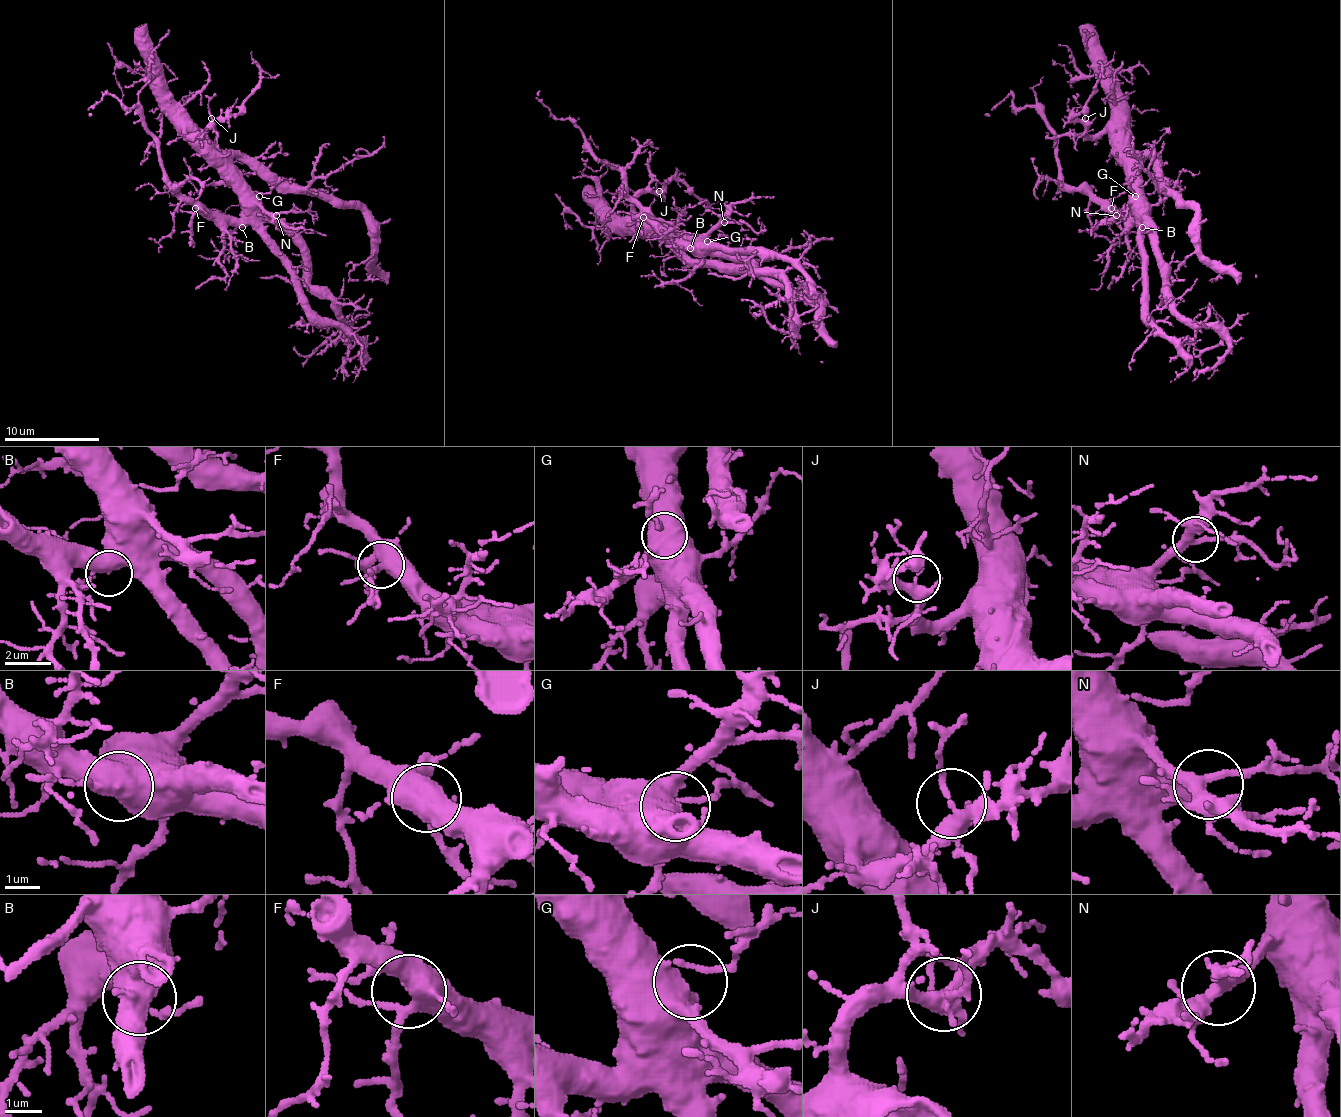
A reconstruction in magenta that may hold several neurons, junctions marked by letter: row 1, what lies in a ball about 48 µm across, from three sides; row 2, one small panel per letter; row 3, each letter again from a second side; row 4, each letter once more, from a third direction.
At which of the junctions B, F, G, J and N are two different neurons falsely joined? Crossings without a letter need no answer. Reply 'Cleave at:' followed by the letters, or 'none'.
Cleave at: none

